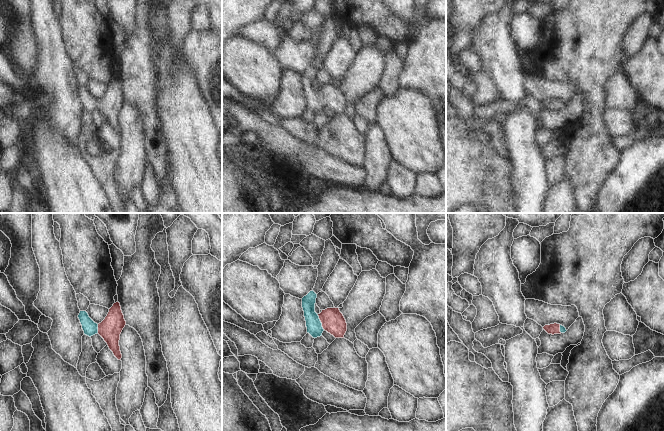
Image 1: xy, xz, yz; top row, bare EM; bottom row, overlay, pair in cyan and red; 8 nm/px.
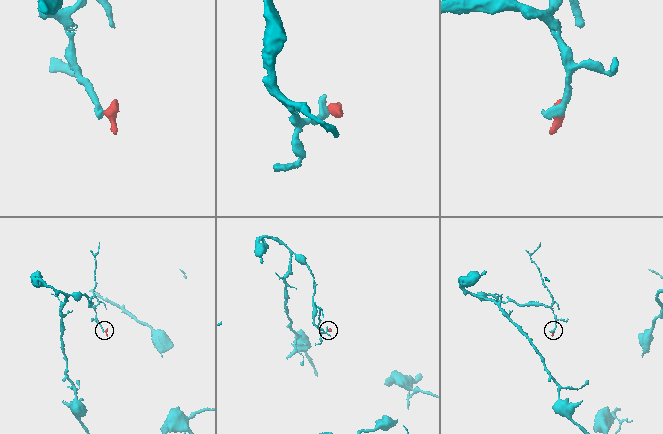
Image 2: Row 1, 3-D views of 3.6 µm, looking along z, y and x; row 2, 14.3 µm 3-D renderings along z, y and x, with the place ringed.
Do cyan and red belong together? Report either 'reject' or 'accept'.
accept

